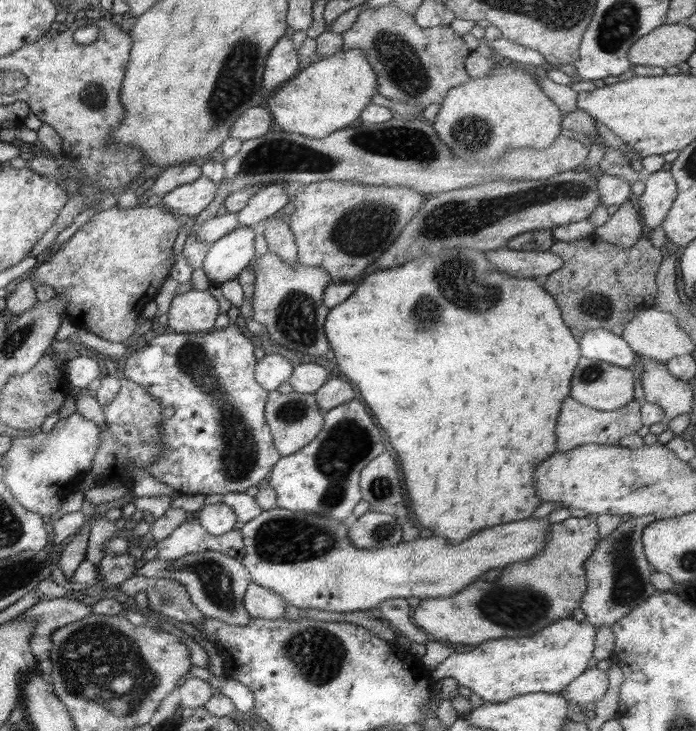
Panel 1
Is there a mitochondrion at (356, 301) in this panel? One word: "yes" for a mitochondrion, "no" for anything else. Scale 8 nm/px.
no

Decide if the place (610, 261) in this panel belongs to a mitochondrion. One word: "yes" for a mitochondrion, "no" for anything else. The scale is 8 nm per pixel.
no

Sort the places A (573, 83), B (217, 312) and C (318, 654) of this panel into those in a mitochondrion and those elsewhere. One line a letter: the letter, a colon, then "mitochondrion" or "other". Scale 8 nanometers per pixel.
A: other
B: other
C: mitochondrion

